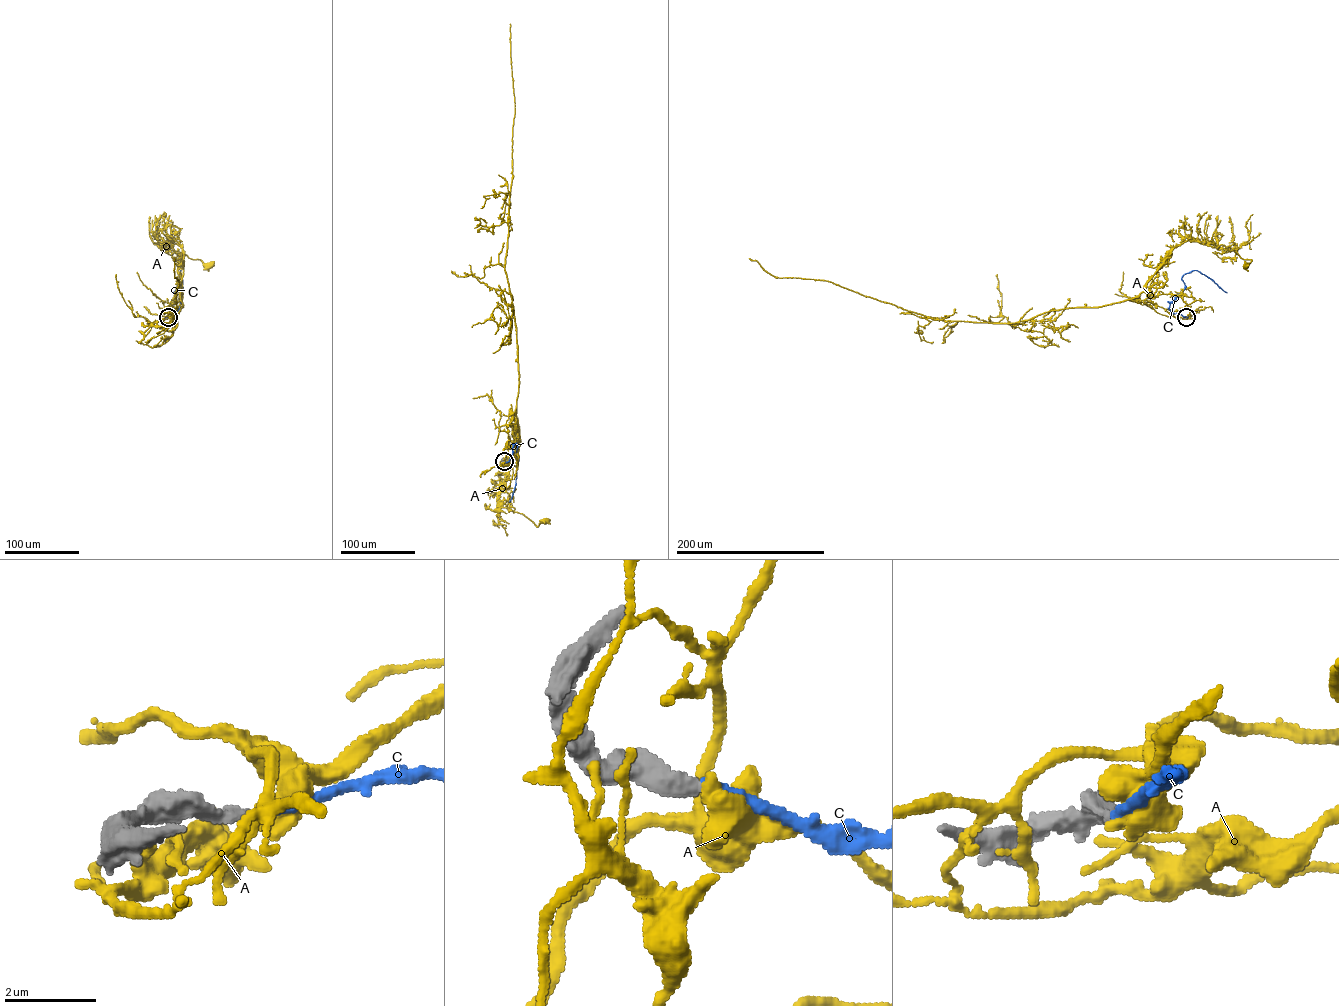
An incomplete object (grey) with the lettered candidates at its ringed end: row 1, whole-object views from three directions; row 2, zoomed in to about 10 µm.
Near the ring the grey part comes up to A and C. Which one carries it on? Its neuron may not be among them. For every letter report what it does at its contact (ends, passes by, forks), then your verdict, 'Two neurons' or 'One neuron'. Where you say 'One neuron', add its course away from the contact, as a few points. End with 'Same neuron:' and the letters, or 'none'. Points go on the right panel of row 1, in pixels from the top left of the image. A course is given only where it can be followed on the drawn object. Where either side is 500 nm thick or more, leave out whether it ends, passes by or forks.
A: Two neurons
C: It ends there. One neuron. Its course: (1186, 318), (1169, 309), (1169, 302), (1184, 288), (1181, 279), (1184, 275), (1197, 270), (1227, 292)
Same neuron: C

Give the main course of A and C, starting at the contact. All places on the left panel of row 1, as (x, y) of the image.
A: (168, 318), (182, 300), (179, 294), (175, 299), (184, 260), (182, 247), (169, 244), (166, 250), (210, 266)
C: (168, 318), (176, 314), (180, 307), (183, 280), (180, 270), (173, 292)

